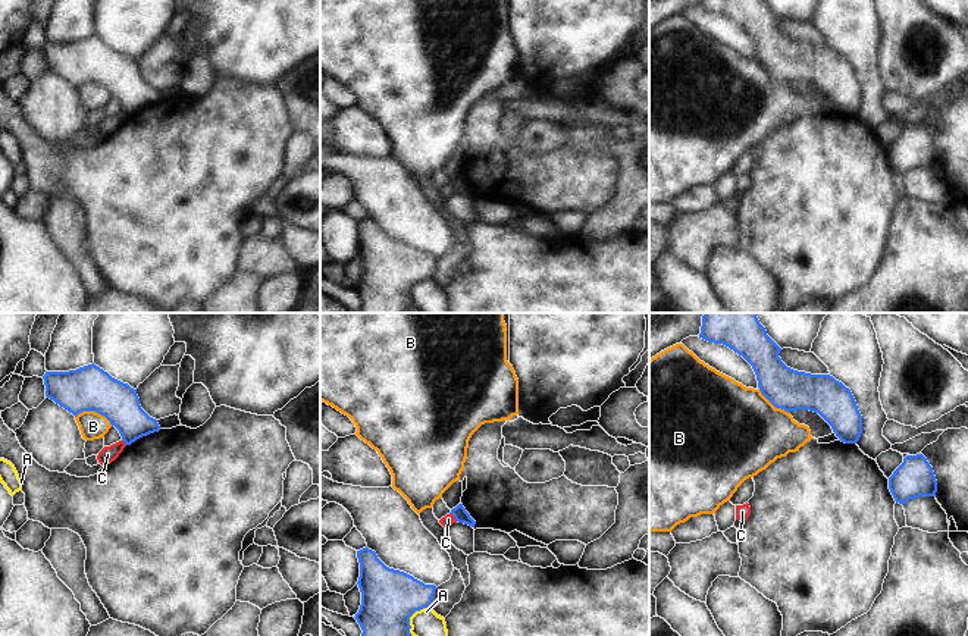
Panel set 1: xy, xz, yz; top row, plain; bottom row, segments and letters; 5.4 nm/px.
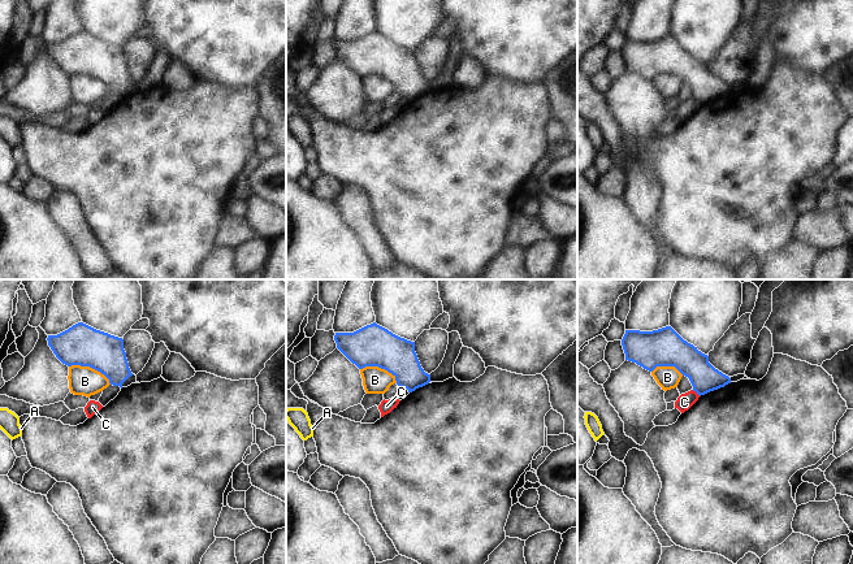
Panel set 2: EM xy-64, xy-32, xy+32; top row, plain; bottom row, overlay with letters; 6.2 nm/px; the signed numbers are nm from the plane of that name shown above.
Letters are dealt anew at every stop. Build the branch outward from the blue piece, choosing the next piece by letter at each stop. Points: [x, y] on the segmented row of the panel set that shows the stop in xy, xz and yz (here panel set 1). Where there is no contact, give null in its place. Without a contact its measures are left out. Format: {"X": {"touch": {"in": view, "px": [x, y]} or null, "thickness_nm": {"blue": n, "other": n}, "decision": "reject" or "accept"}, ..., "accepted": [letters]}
{"A": {"touch": {"in": "xz", "px": [412, 614]}, "thickness_nm": {"blue": 300, "other": 150}, "decision": "reject"}, "B": {"touch": {"in": "xy", "px": [94, 410]}, "thickness_nm": {"blue": 240, "other": 140}, "decision": "reject"}, "C": {"touch": {"in": "xz", "px": [454, 517]}, "thickness_nm": {"blue": 80, "other": 60}, "decision": "reject"}, "accepted": []}

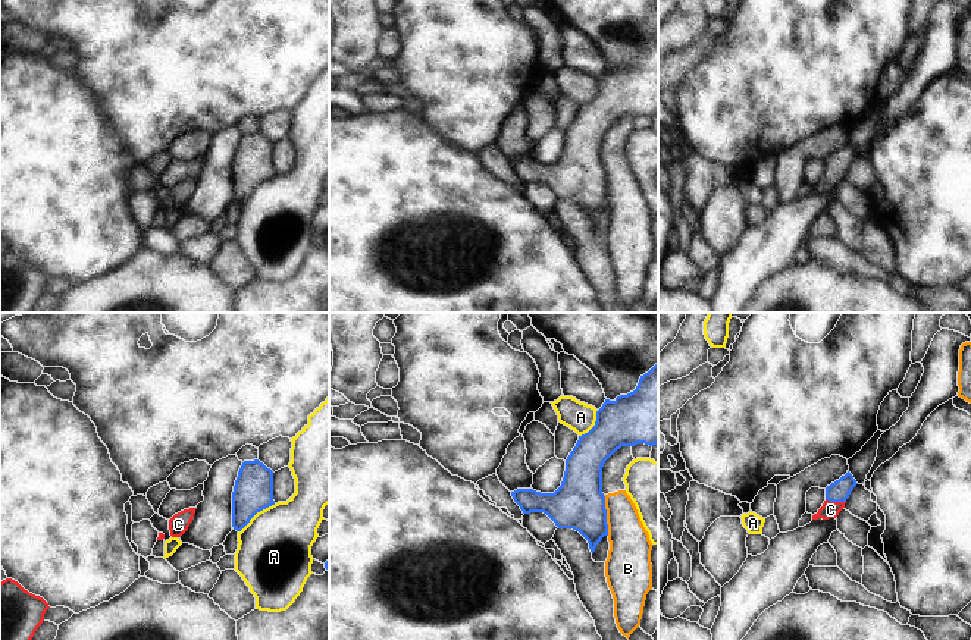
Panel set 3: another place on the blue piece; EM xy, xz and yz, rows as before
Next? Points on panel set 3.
{"A": {"touch": {"in": "xy", "px": [256, 513]}, "thickness_nm": {"blue": 220, "other": 400}, "decision": "reject"}, "B": {"touch": {"in": "xz", "px": [605, 515]}, "thickness_nm": {"blue": 280, "other": 220}, "decision": "reject"}, "C": {"touch": {"in": "yz", "px": [836, 501]}, "thickness_nm": {"blue": 120, "other": 100}, "decision": "accept"}, "accepted": ["C"]}

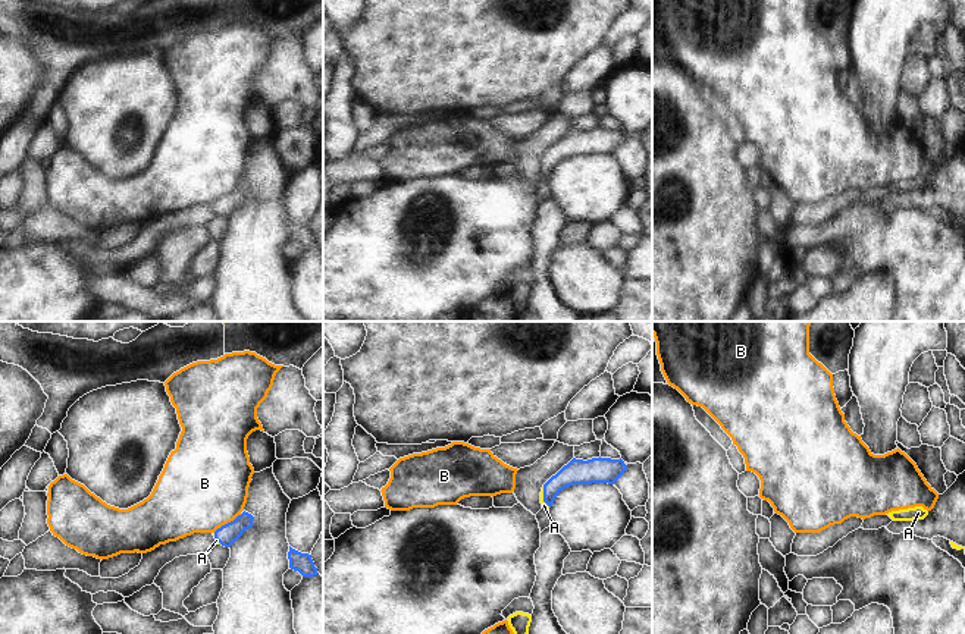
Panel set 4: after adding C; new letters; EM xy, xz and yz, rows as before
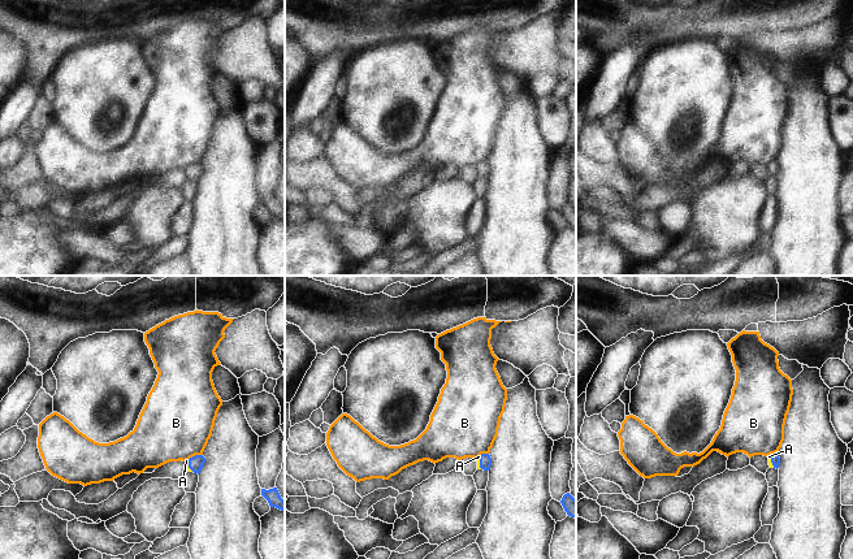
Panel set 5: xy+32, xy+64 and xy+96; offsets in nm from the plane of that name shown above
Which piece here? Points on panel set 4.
{"A": {"touch": {"in": "xz", "px": [544, 498]}, "thickness_nm": {"blue": 140, "other": 30}, "decision": "accept"}, "B": {"touch": {"in": "xy", "px": [228, 523]}, "thickness_nm": {"blue": 110, "other": 480}, "decision": "reject"}, "accepted": ["A"]}

